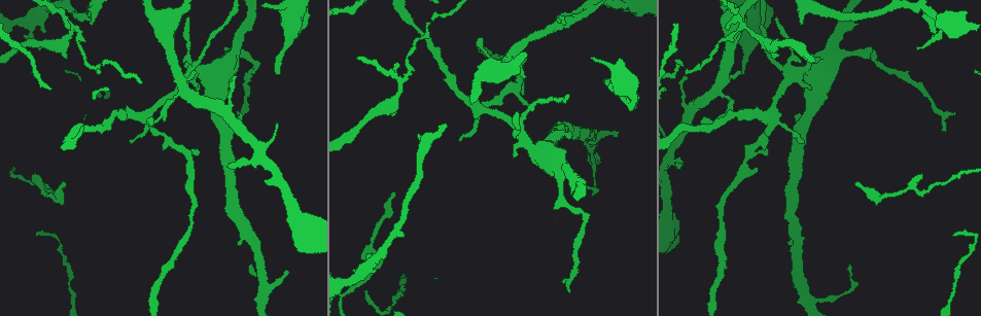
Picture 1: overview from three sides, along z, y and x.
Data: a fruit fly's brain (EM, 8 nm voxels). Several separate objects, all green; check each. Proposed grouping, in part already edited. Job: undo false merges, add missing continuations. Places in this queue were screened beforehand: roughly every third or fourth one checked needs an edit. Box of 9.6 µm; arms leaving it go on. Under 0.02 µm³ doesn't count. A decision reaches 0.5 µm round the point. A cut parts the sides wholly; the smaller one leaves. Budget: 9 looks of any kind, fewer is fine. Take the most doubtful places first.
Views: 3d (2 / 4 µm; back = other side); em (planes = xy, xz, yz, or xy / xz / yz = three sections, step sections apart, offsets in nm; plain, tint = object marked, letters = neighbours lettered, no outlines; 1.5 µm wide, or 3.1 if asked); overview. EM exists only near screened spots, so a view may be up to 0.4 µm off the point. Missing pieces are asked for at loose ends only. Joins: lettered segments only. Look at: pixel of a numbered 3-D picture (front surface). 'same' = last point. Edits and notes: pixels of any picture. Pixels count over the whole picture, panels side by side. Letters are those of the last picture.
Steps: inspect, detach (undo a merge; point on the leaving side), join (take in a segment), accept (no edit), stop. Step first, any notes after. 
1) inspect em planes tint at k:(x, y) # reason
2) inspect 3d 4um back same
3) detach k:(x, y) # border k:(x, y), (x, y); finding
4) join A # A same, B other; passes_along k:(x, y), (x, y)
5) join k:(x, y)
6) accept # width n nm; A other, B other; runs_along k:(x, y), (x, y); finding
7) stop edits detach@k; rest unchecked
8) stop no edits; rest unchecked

inspect 3d 2um at 1:(190, 68) # thin arm on a thick one

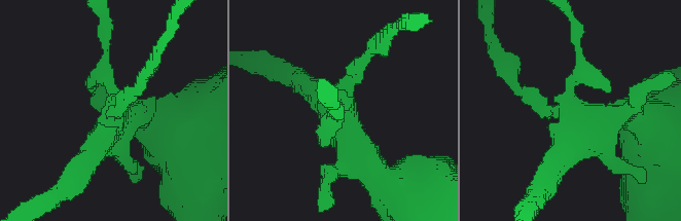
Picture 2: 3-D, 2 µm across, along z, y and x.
inspect em yz step 8 letters at 2:(570, 116)

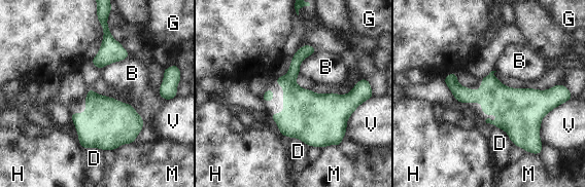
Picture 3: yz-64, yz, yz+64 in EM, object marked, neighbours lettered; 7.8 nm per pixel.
accept # B other, D other, G other, H other, M other, V other; continuous, no second neuron

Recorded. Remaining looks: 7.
inspect em planes letters at 1:(305, 26) # branch stops here

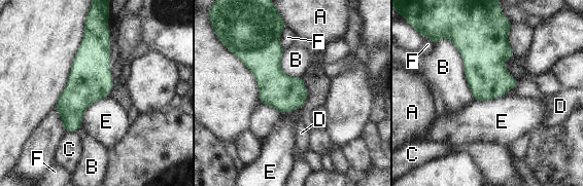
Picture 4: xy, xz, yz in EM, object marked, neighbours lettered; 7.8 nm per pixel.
join D # A other, B other, C other, D same, E other, F other; it goes on there

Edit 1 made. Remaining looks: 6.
inspect overview

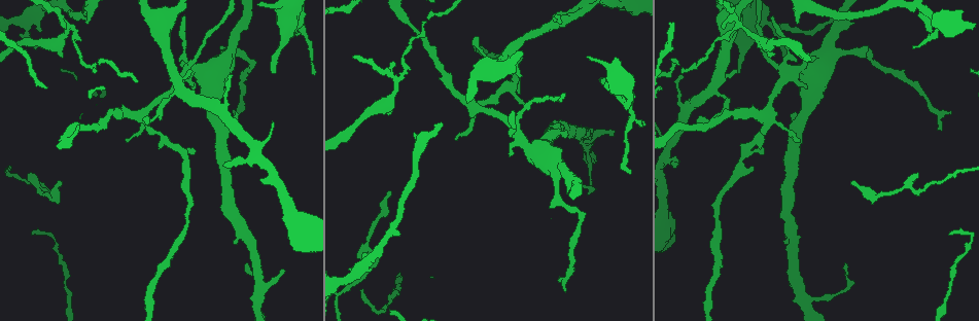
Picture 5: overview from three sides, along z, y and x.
inspect 3d 4um at 5:(553, 15) # free end

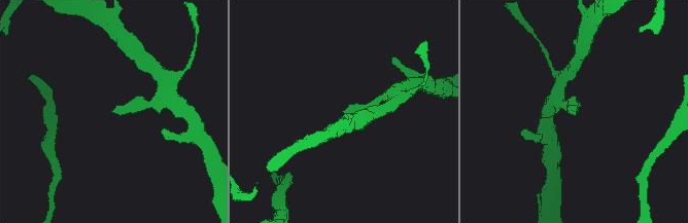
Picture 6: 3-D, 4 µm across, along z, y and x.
inspect em planes letters at 6:(577, 111)

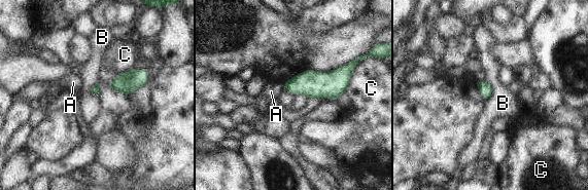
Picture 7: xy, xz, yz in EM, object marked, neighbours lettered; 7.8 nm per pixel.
accept # A other, B other, C other; border 7:(485, 79), (492, 88), (485, 102); none of them fits

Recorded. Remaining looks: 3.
inspect em yz step 4 tint at 5:(627, 173) # tapers out

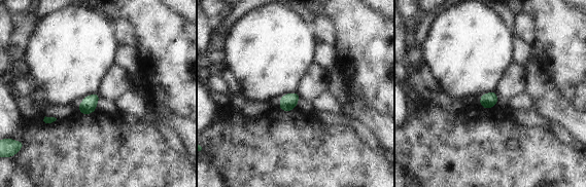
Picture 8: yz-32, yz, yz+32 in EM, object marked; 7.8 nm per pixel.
inspect em xy step 4 letters same

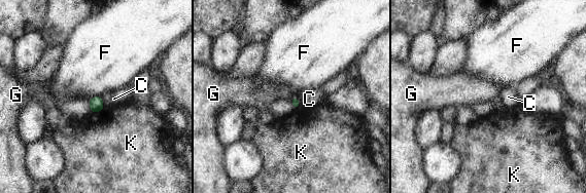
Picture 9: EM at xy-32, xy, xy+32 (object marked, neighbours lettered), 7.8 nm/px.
accept # longest_contact F 120 nm; C other, F other, G other, K other; border 9:(297, 95), (294, 95), (288, 101); none of them fits

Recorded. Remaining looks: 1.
stop edits join@4; rest unchecked

